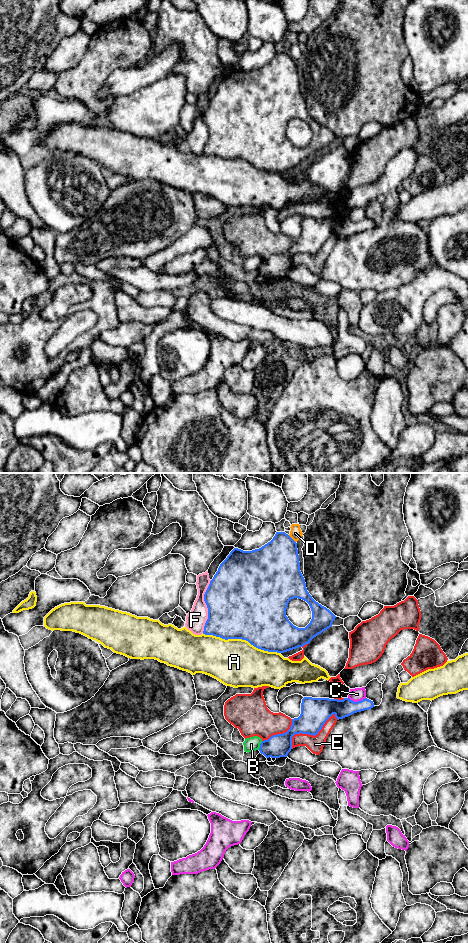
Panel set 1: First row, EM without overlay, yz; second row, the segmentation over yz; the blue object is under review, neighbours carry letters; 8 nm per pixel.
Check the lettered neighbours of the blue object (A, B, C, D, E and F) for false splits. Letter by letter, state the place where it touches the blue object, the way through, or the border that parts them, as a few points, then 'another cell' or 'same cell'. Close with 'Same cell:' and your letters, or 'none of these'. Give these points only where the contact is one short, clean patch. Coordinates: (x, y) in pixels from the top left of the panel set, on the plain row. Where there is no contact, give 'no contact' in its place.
A: contact yz (241, 158); another cell
B: contact yz (260, 265); border yz (262, 261), (258, 269); another cell
C: contact yz (358, 221); border yz (348, 217), (354, 221), (360, 221), (365, 218); another cell
D: contact yz (292, 59); another cell
E: contact yz (309, 254); another cell
F: contact yz (207, 126); another cell
Same cell: none of these

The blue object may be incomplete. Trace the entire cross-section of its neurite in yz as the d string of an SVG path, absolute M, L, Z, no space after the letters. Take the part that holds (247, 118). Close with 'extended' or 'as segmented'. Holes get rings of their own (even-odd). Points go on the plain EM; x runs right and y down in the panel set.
M276 52L273 59L259 69L243 71L234 68L220 84L218 91L204 114L208 128L208 139L203 154L222 159L242 159L254 167L268 171L284 173L309 164L310 161L332 146L336 136L326 127L316 122L306 108L305 99L300 91L297 63L285 52ZM291 119L306 121L312 131L312 139L305 148L294 146L286 136L286 129Z; as segmented

